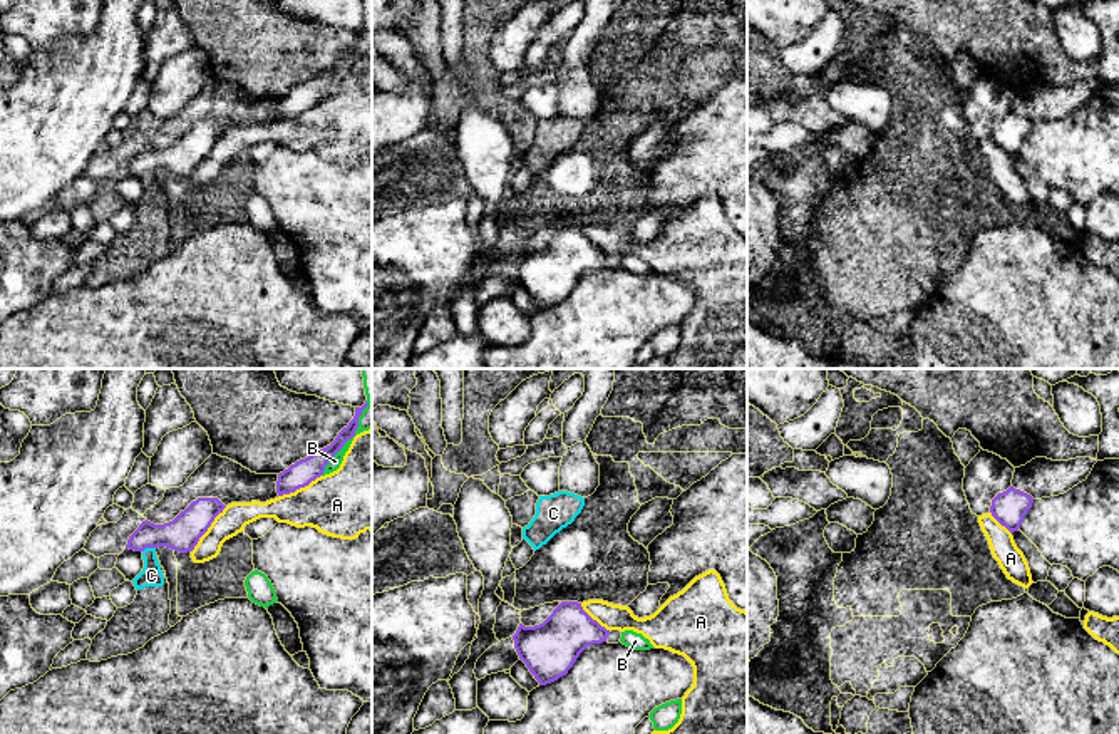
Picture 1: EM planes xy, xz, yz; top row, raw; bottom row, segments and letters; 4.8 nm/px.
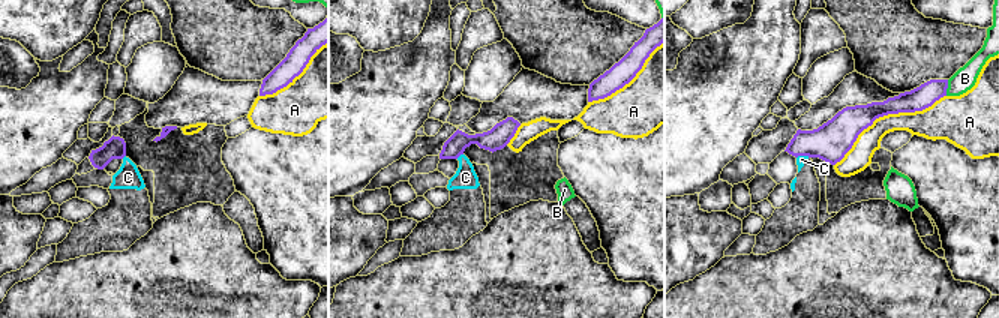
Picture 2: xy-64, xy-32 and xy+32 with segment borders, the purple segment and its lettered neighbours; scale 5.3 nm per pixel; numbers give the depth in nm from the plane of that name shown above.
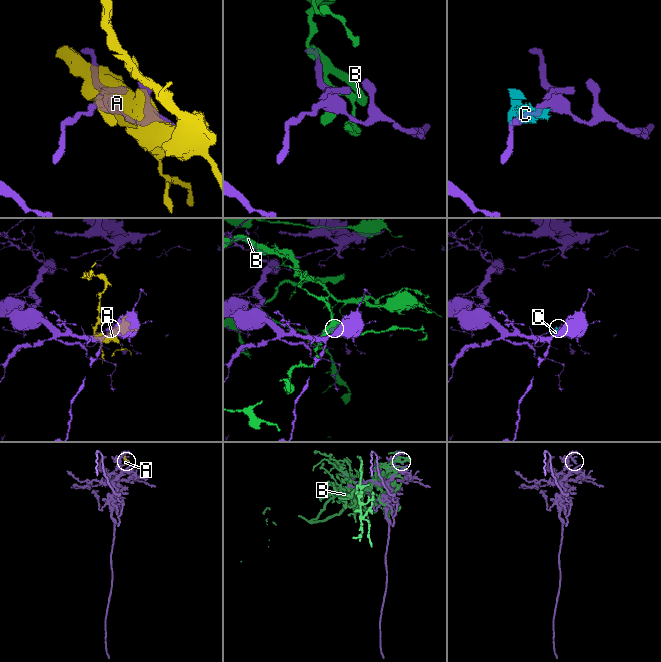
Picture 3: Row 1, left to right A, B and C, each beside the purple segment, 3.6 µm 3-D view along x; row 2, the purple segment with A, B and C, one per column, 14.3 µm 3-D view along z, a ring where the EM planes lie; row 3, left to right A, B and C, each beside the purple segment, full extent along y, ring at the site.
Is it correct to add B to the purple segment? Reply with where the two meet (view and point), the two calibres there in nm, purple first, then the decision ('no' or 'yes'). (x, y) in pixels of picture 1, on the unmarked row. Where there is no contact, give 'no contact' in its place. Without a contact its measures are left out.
xy (350, 62) | 120/100 nm | no

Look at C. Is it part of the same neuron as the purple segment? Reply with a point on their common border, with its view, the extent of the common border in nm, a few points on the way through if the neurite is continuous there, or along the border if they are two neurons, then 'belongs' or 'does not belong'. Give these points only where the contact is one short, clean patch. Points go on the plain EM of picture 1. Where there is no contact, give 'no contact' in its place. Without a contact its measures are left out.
meets purple in xy at (148, 171); contact 70 nm long; border along xy (154, 171), (148, 171), (143, 176); does not belong

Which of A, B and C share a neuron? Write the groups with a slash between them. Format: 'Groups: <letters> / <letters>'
Groups: A / B / C

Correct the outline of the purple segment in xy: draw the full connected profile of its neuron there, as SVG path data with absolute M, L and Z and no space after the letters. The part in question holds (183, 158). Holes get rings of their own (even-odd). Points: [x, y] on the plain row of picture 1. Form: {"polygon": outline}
{"polygon": "M198 122L169 147L142 146L129 161L126 173L144 176L146 173L166 171L179 178L193 176L224 132L218 122Z"}

